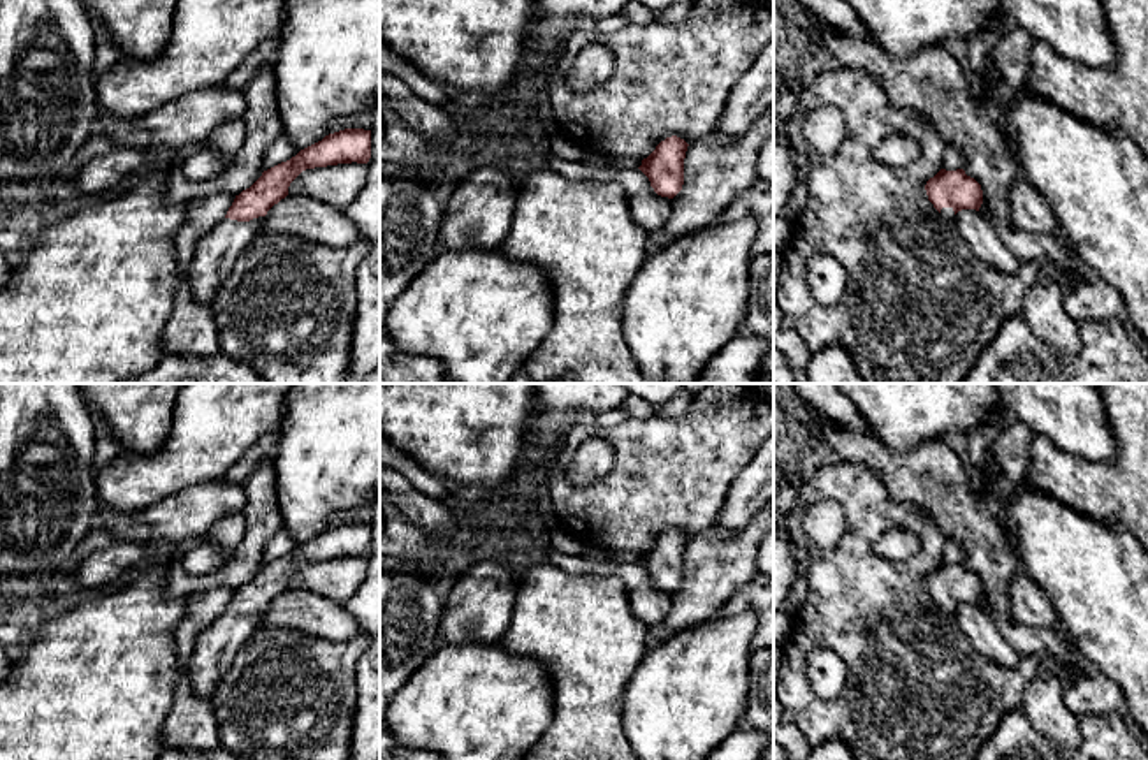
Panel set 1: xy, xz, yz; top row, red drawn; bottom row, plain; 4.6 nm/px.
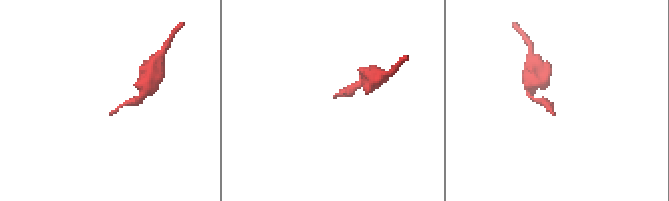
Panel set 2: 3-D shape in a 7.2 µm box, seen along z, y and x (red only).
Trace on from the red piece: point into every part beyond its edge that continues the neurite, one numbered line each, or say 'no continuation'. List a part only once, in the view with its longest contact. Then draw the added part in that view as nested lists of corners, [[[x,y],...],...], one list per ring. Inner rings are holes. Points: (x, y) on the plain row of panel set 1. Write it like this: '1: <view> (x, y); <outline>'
1: xy (217, 646); [[[223,612],[199,633],[186,672],[200,698],[211,700],[216,684],[227,674],[243,644],[260,626],[262,612],[250,616]]]

